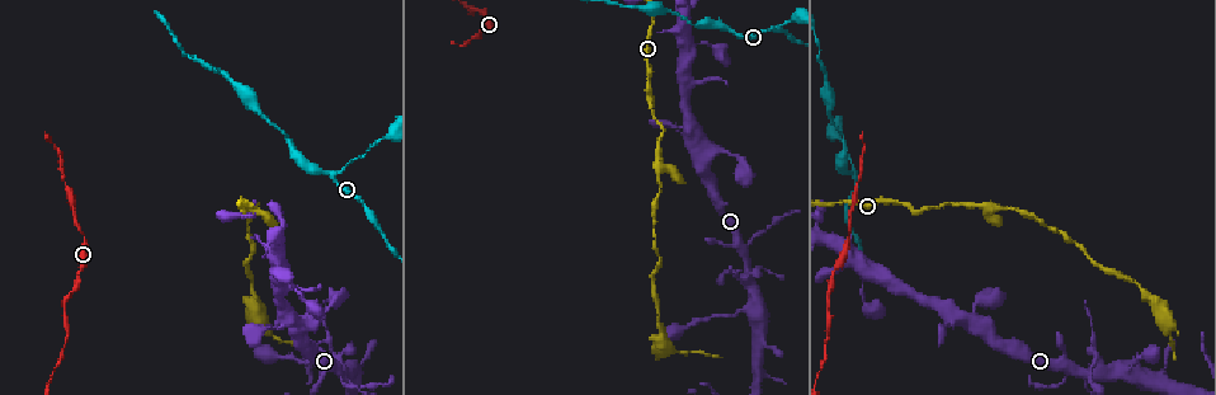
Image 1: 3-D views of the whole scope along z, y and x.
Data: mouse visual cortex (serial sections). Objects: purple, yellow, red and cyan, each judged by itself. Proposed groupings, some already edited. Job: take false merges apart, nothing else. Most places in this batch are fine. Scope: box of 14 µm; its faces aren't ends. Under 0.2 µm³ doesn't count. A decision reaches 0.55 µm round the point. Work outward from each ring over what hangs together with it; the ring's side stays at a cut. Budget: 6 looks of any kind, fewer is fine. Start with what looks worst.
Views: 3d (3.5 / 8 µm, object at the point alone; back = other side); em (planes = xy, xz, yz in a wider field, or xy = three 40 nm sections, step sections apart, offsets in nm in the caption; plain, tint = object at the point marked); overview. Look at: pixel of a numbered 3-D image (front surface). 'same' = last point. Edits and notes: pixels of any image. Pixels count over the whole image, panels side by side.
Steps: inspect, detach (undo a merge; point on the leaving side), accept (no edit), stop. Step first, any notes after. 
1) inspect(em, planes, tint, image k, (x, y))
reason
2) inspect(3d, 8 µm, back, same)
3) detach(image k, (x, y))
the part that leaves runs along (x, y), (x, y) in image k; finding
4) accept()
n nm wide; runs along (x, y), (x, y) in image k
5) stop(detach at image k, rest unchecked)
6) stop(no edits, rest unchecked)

inspect(3d, 3.5 µm, image 1, (72, 294))
narrows sharply

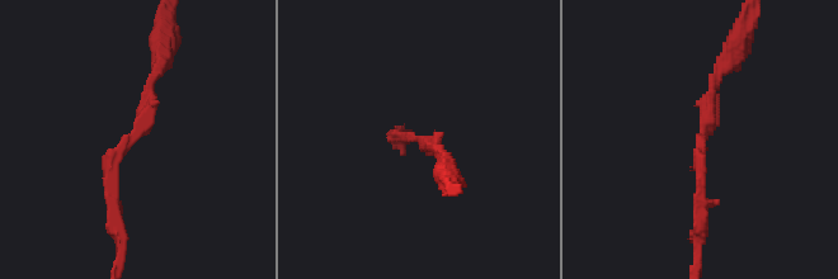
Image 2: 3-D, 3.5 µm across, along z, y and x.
inspect(em, xy, step 1, tint, image 2, (410, 135))

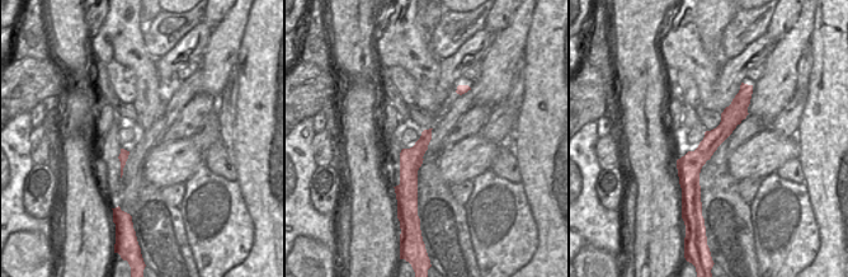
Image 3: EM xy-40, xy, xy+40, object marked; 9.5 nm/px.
accept()
runs along (159, 70), (147, 116), (112, 159), (116, 221) in image 2; all the same cell

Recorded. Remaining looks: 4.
inspect(3d, 3.5 µm, image 1, (845, 170))
sharp bend

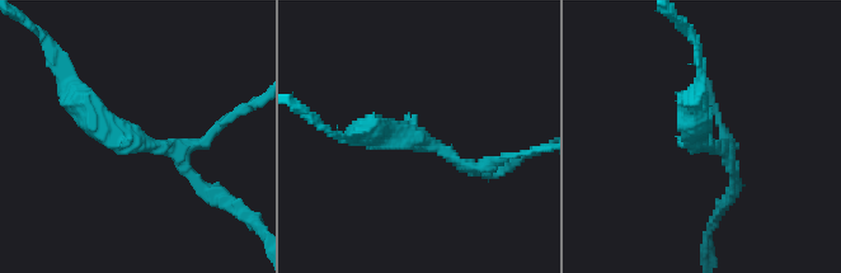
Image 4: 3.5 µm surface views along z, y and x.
inspect(em, xy, step 3, tint, image 4, (423, 141))
arms of 150, 350 nm; now the EM

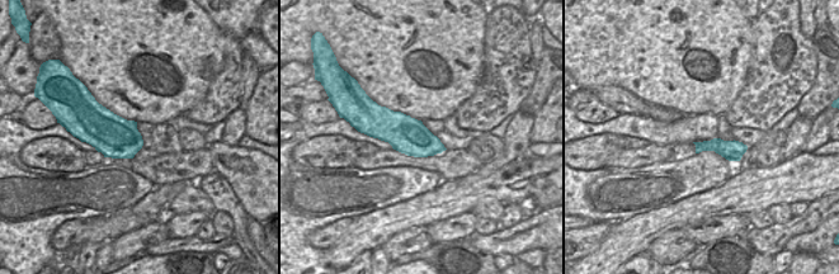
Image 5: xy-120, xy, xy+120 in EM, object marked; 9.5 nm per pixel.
accept()
runs along (201, 186), (167, 146), (103, 127), (73, 92) in image 4; continuous, no second cell

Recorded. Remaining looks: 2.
inspect(3d, 8 µm, back, image 1, (752, 281))
small branch off a trunk

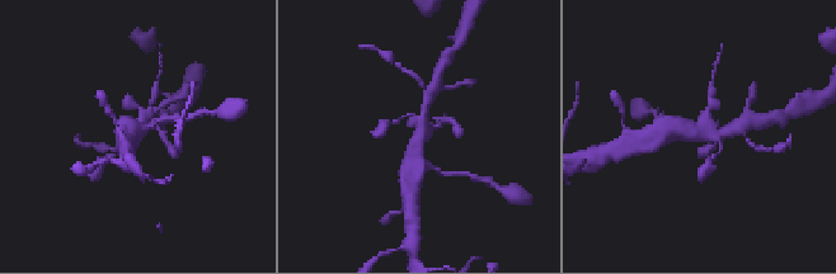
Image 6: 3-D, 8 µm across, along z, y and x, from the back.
inspect(em, xy, step 5, tint, image 6, (701, 133))
now the EM

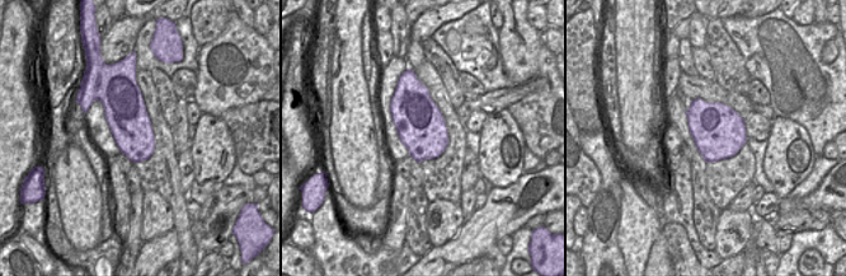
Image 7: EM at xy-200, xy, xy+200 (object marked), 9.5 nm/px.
accept()
runs along (427, 98), (412, 170) in image 6; all the same cell

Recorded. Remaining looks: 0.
stop(no edits, rest unchecked)

